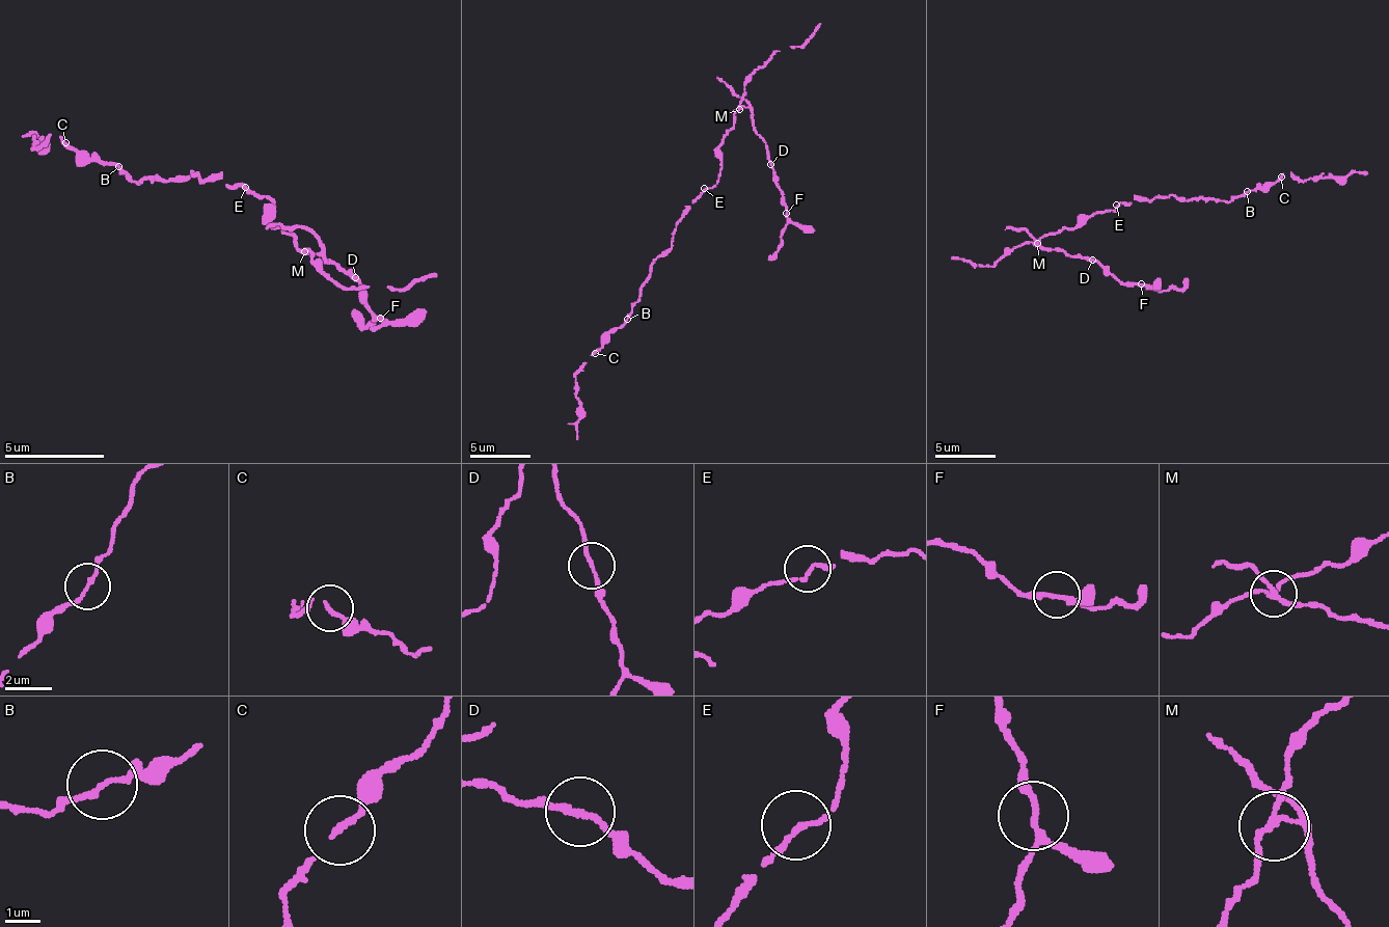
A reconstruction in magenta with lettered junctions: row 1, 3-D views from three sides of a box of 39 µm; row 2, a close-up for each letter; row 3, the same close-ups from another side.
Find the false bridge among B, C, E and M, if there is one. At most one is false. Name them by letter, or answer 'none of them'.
M

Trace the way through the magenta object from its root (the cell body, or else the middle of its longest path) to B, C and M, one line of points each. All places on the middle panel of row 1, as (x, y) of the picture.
B: (704, 191), (677, 222), (674, 240), (655, 258), (649, 279), (639, 289), (639, 298), (628, 319)
C: (704, 191), (677, 222), (674, 240), (655, 258), (631, 317), (595, 353)
M: (704, 191), (719, 176), (719, 145), (723, 137), (734, 125), (734, 112), (740, 109)

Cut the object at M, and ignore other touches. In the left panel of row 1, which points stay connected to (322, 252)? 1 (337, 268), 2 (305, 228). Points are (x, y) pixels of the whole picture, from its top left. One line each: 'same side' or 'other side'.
1: same side
2: same side

